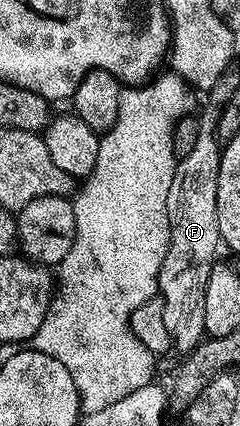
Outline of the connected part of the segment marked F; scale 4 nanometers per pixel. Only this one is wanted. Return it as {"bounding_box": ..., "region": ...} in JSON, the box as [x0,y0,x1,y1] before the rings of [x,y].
{"bounding_box":[158,113,221,355],"region":[[[202,113],[198,114],[199,118],[199,134],[197,135],[197,143],[193,146],[193,151],[189,151],[189,155],[185,155],[184,157],[178,158],[177,164],[175,166],[175,170],[173,171],[173,183],[169,183],[169,199],[167,200],[167,218],[169,219],[169,247],[165,251],[165,259],[161,263],[161,271],[159,272],[159,292],[158,296],[163,299],[163,315],[165,317],[165,331],[169,331],[169,335],[171,336],[171,344],[177,350],[178,348],[182,352],[181,354],[187,355],[191,352],[191,350],[195,349],[201,341],[204,340],[205,337],[205,287],[209,283],[209,275],[211,274],[211,269],[217,264],[217,258],[215,257],[219,253],[219,249],[221,250],[221,238],[219,236],[219,228],[217,227],[217,175],[219,174],[219,154],[221,152],[221,142],[218,137],[215,135],[215,123],[217,120],[216,114],[212,113]]]}

